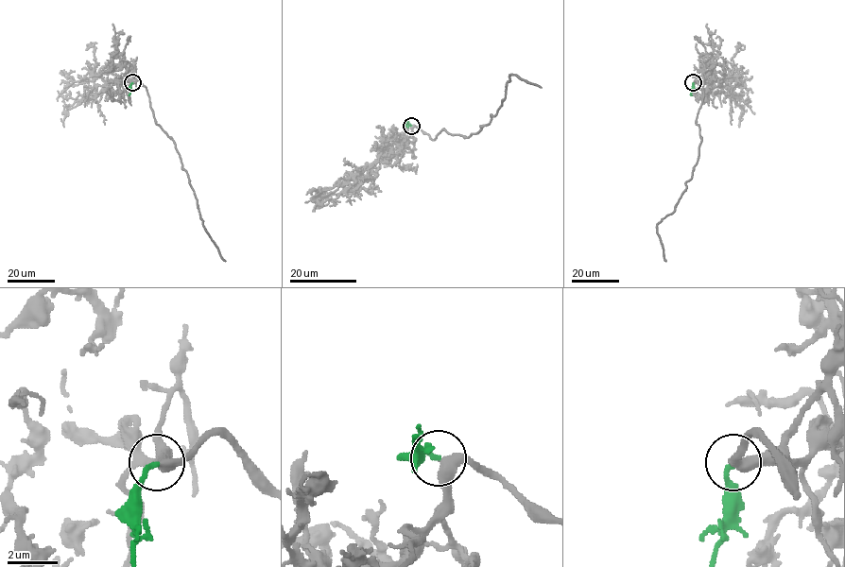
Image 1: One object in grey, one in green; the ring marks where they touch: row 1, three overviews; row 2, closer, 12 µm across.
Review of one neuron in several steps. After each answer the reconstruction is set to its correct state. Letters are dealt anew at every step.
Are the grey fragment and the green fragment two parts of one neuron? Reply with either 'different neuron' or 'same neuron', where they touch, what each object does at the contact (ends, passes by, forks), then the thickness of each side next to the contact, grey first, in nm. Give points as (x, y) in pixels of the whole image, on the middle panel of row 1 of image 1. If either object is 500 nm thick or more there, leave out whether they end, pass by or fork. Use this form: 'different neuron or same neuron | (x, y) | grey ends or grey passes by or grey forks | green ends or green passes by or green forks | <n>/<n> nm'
same neuron | (411, 126) | grey passes by | green ends | 380/190 nm

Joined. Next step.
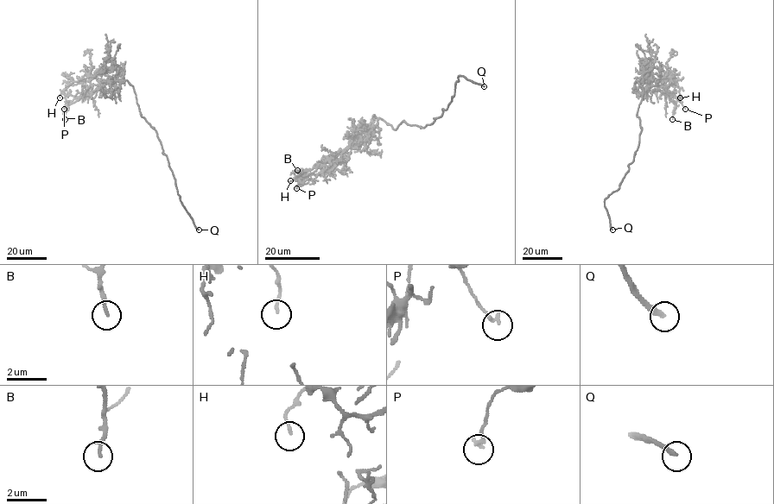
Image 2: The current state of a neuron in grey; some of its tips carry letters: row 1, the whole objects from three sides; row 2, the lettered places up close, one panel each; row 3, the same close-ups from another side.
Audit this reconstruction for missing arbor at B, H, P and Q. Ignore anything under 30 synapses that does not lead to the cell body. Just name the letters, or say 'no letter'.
Q

